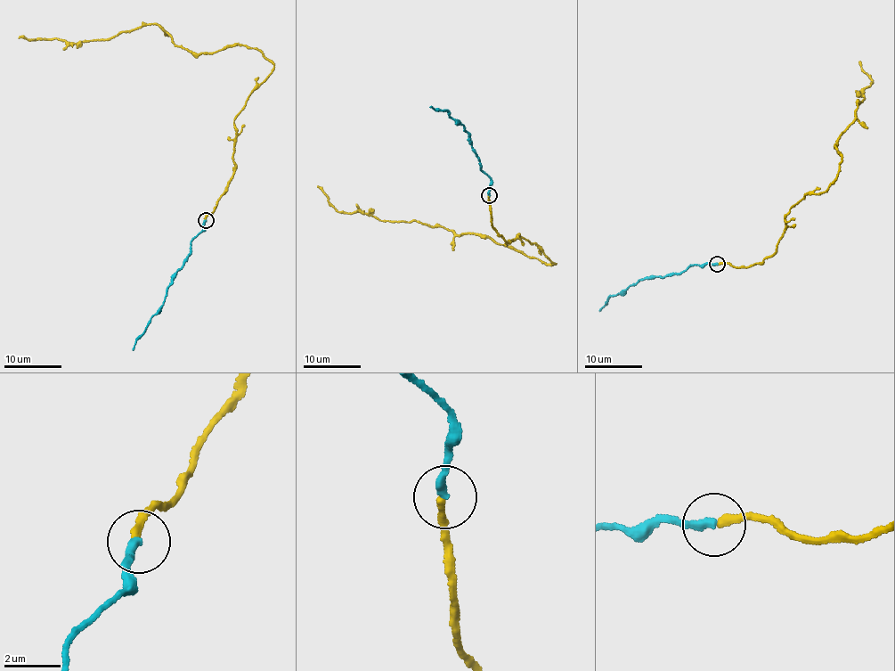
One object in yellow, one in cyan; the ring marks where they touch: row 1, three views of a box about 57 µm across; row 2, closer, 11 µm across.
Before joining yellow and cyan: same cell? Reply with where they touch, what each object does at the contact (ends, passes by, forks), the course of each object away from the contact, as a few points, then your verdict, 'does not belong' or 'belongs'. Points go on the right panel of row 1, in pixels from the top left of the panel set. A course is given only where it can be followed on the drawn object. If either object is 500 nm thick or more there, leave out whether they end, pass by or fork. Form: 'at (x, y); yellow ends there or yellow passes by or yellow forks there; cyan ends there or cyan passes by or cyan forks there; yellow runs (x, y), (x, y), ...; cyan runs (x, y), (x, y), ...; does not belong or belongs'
at (717, 264); yellow ends there; cyan ends there; yellow runs (718, 265), (759, 265), (777, 251), (791, 206), (832, 184), (842, 156), (834, 145), (872, 81), (858, 62); cyan runs (718, 265), (696, 264), (679, 273), (640, 279), (610, 298), (599, 311); belongs

